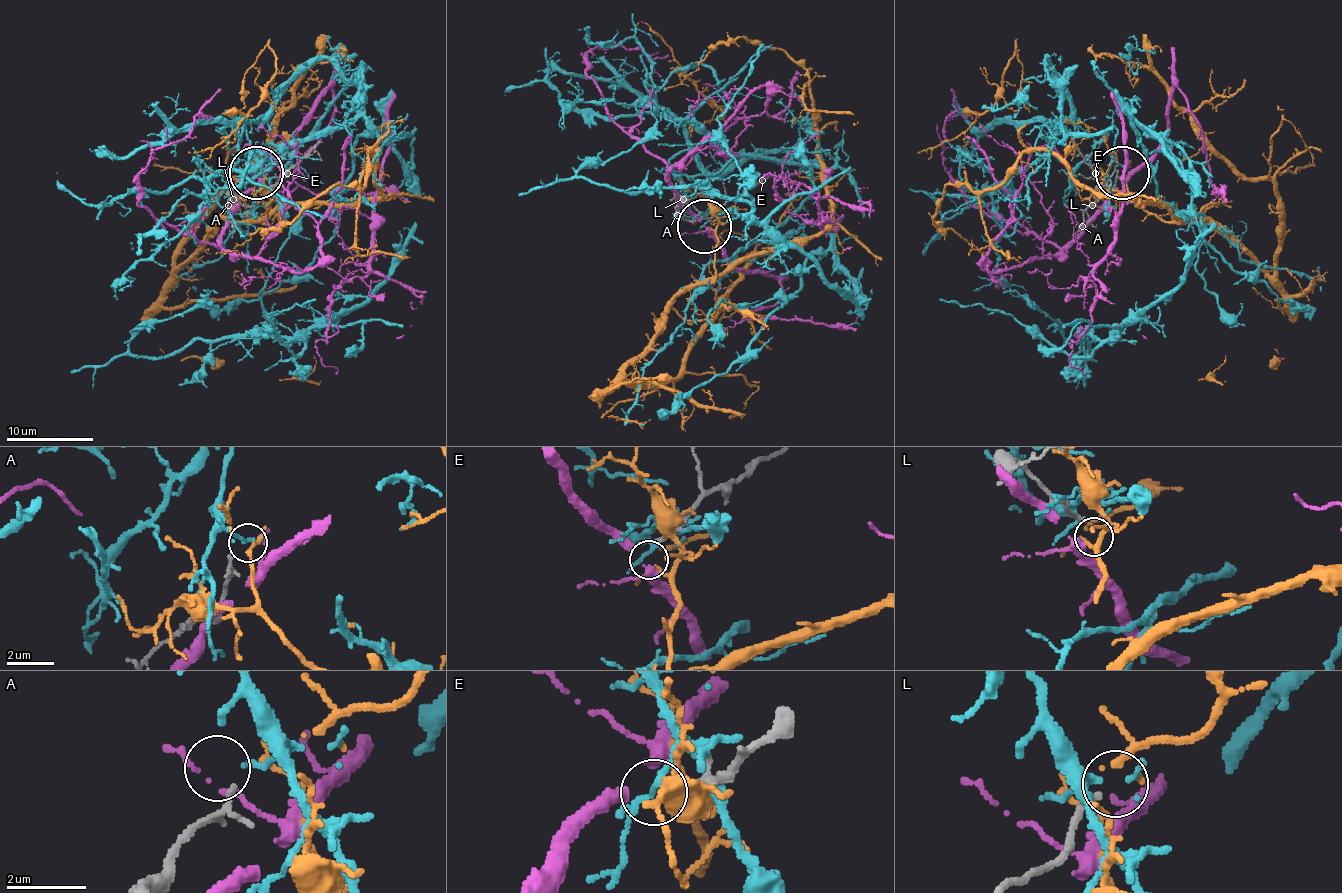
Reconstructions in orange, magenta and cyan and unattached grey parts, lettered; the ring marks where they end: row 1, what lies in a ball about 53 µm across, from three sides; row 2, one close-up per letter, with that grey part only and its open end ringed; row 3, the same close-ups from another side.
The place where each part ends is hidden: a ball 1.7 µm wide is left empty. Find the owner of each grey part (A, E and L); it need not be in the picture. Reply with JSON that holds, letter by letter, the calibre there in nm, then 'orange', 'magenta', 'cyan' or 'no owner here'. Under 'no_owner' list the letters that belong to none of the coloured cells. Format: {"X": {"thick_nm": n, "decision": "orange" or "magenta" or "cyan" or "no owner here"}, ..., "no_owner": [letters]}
{"A": {"thick_nm": 120, "decision": "no owner here"}, "E": {"thick_nm": 140, "decision": "magenta"}, "L": {"thick_nm": 160, "decision": "no owner here"}, "no_owner": ["A", "L"]}

